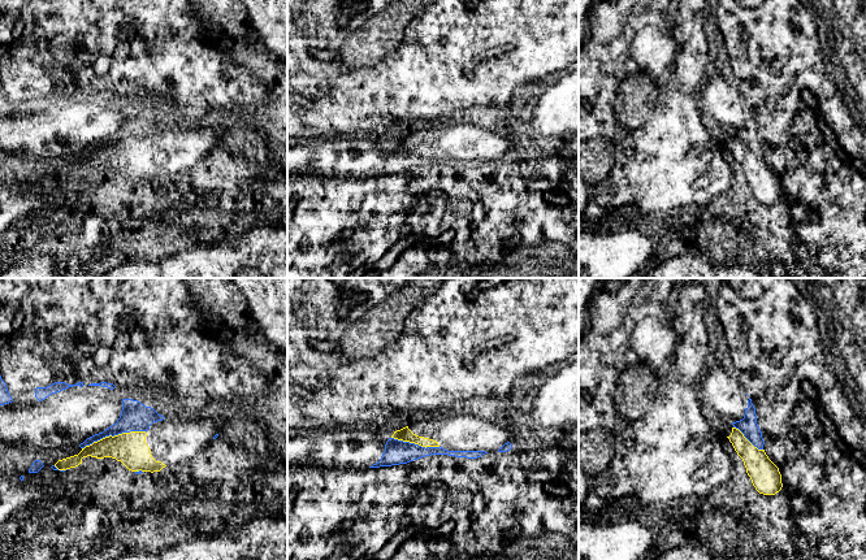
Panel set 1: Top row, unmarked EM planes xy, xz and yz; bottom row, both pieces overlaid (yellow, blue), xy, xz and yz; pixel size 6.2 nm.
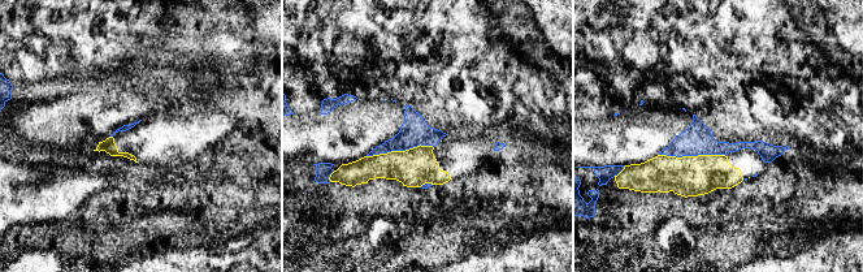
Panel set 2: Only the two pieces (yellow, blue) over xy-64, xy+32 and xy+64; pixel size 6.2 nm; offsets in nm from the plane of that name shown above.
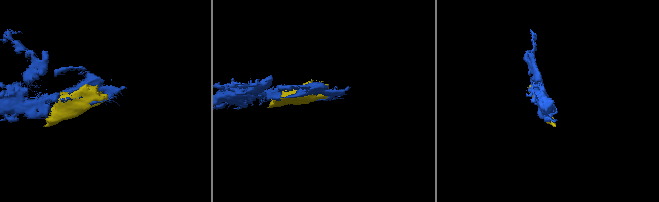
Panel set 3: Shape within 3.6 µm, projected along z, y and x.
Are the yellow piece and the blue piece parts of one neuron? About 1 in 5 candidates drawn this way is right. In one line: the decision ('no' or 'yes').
no

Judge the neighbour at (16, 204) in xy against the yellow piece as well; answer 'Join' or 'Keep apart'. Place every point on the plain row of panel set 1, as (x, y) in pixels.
Keep apart

